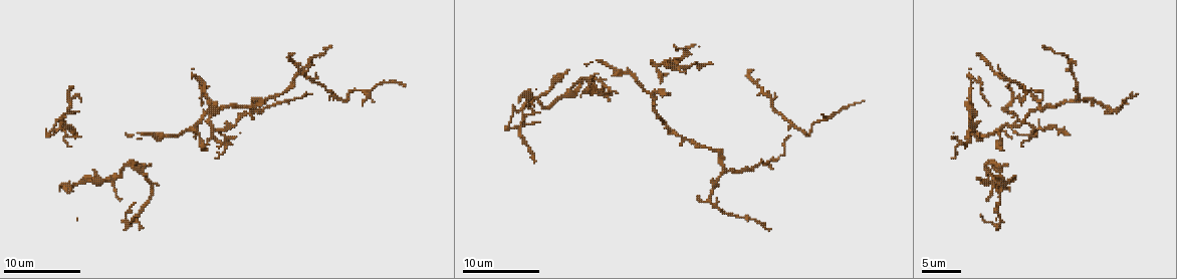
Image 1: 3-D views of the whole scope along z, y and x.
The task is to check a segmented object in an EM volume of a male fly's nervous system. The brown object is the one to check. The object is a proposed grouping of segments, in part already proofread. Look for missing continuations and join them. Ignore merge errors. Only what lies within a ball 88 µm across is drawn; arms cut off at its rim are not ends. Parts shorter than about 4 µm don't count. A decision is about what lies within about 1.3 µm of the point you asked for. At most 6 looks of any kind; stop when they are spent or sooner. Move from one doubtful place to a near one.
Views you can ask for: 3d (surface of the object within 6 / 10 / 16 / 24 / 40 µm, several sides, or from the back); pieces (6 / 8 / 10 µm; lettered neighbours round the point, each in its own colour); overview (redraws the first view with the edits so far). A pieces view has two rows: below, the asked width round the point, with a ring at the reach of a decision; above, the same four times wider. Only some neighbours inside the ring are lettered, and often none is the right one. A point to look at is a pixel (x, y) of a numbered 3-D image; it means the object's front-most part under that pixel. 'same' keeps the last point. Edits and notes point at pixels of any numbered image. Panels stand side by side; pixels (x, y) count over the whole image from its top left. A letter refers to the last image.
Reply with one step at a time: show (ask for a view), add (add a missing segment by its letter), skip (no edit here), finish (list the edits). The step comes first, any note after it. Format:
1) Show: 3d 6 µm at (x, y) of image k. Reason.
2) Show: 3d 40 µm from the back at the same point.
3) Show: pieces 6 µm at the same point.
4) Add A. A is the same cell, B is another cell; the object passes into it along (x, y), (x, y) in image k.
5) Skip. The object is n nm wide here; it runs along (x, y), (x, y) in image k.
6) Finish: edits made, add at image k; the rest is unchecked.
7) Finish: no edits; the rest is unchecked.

Show: pieces 10 µm at (1000, 140) of image 1. Thin end.

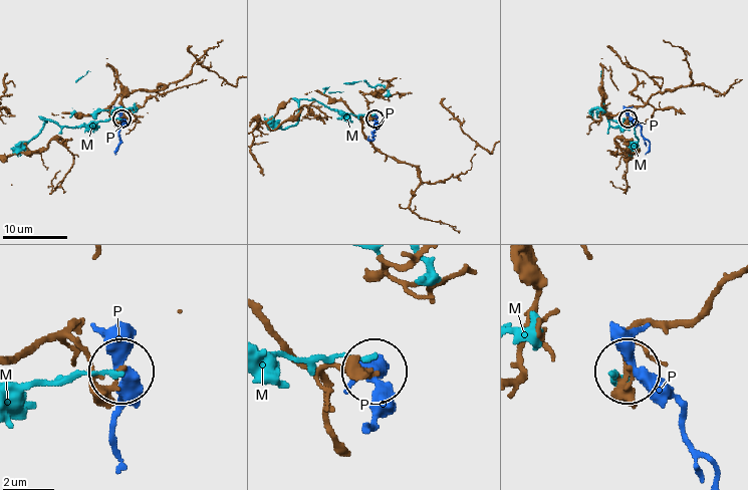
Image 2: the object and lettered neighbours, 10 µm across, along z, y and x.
Skip. The object is 130 nm wide here; M and P are other cells; none of them fits.

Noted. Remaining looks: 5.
Show: pieces 8 µm at (1007, 164) of image 1. Free end.

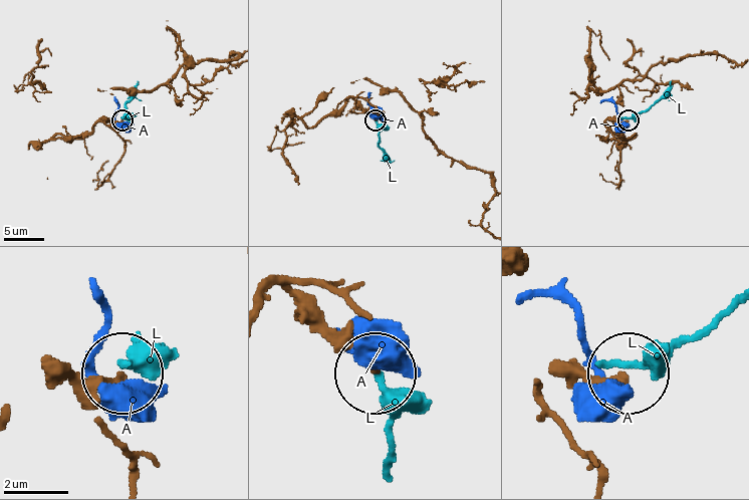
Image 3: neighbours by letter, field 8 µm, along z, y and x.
Skip. A and L are other cells; none of them fits.

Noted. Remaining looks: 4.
Show: pieces 8 µm at (536, 162) of image 1. Free end.

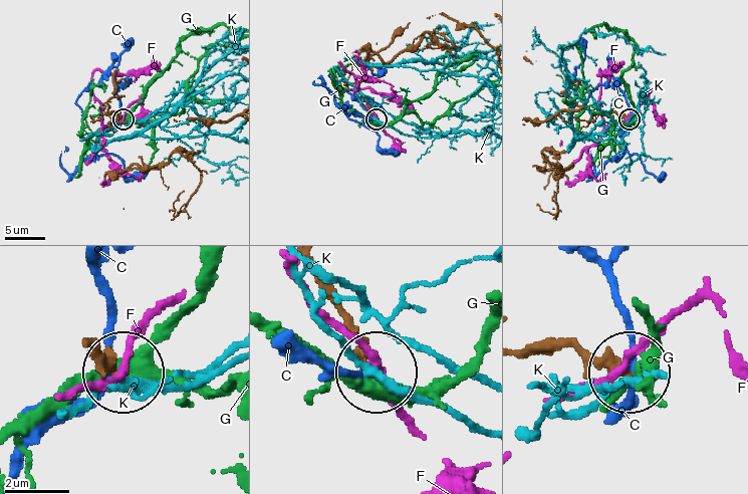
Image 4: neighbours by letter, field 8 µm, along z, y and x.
Skip. C, F, G and K are other cells; none of them fits.

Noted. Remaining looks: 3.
Finish: no edits; the rest is unchecked.

